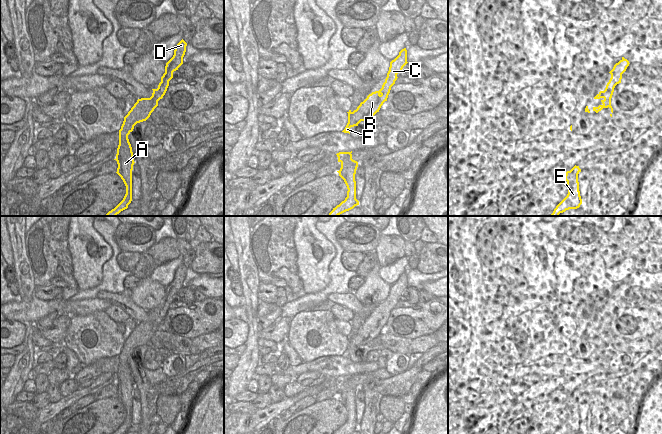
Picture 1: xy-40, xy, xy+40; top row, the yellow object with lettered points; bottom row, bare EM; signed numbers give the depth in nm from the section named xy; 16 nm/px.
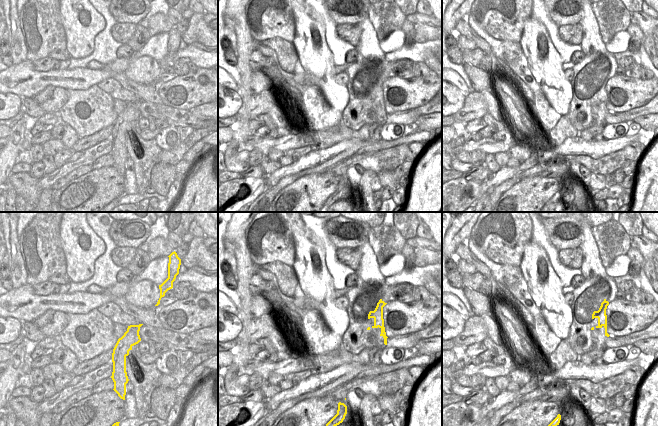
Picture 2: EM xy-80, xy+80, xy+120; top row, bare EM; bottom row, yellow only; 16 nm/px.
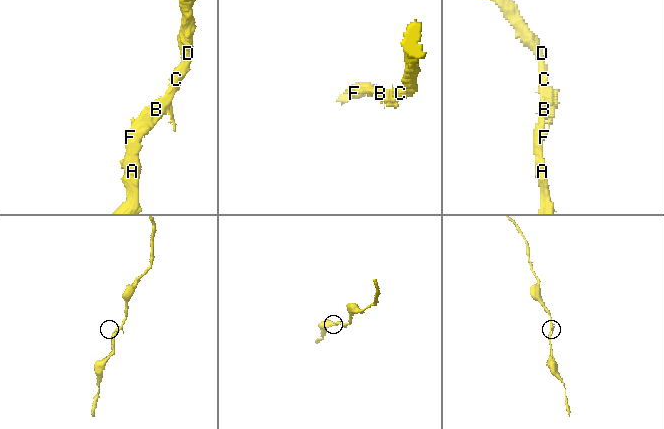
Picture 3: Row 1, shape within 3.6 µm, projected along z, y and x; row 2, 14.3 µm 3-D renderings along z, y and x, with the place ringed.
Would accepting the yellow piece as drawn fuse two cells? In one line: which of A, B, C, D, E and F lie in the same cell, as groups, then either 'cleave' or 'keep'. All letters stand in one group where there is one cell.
A B C D E F; keep

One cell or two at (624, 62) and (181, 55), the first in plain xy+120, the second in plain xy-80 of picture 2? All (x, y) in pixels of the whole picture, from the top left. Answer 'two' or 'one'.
two

